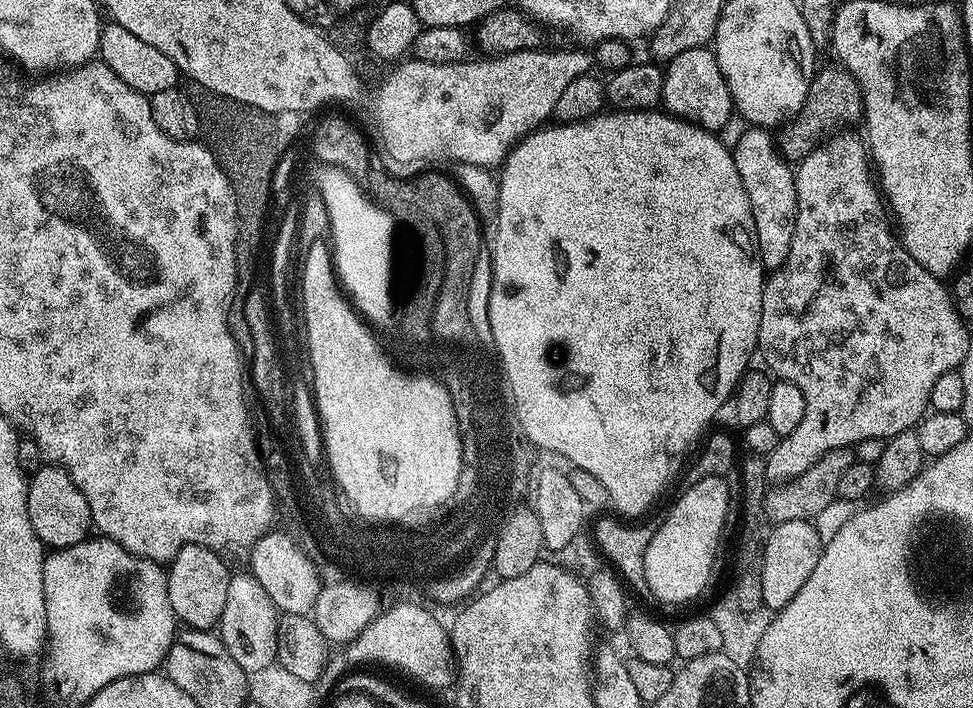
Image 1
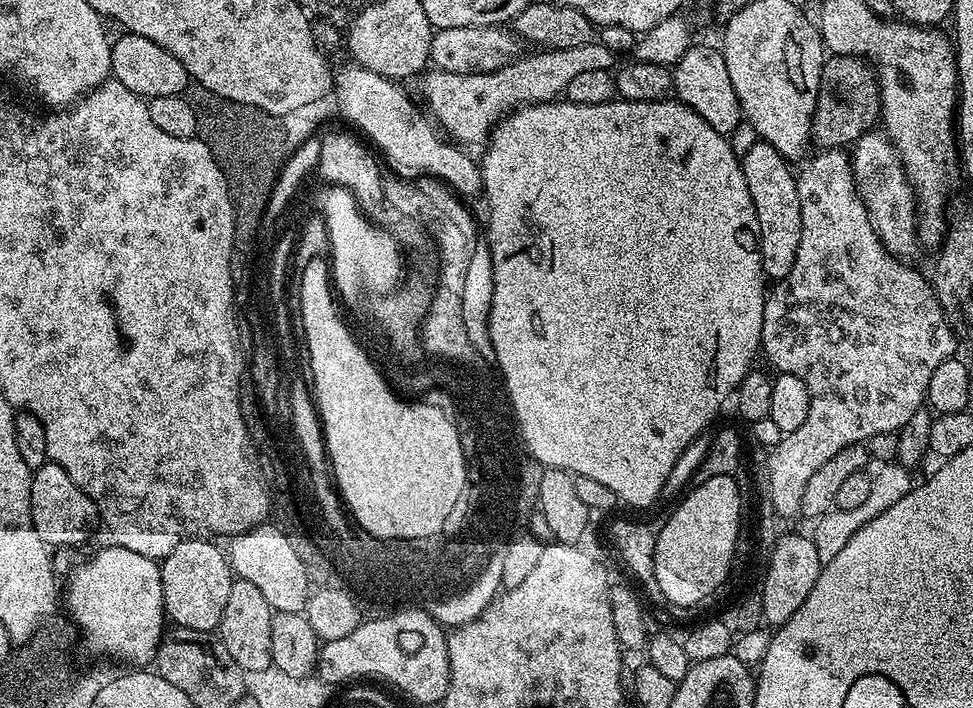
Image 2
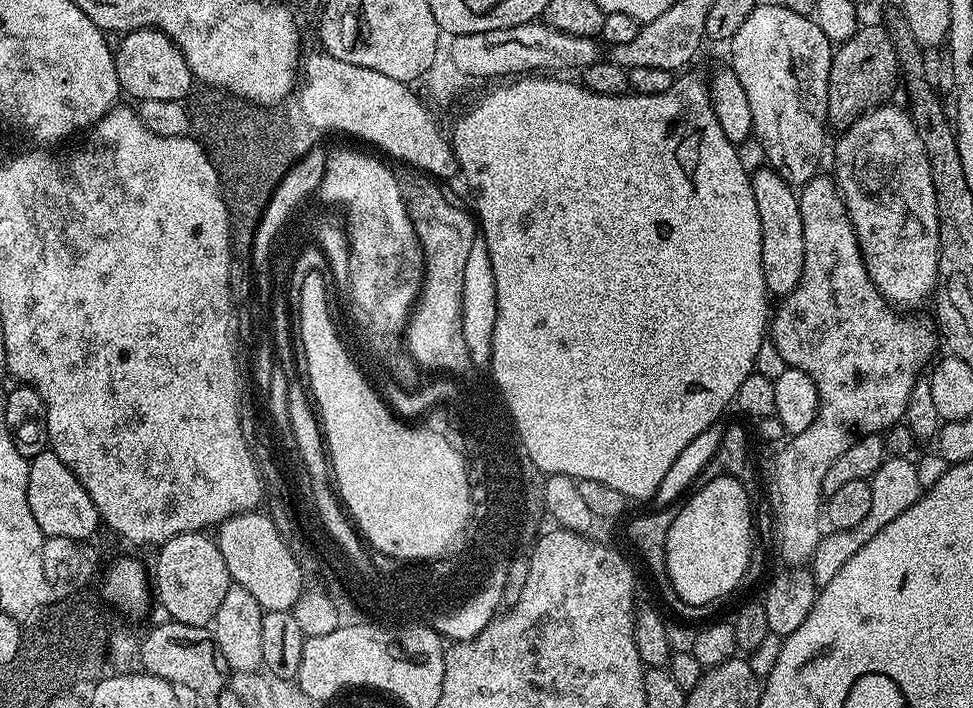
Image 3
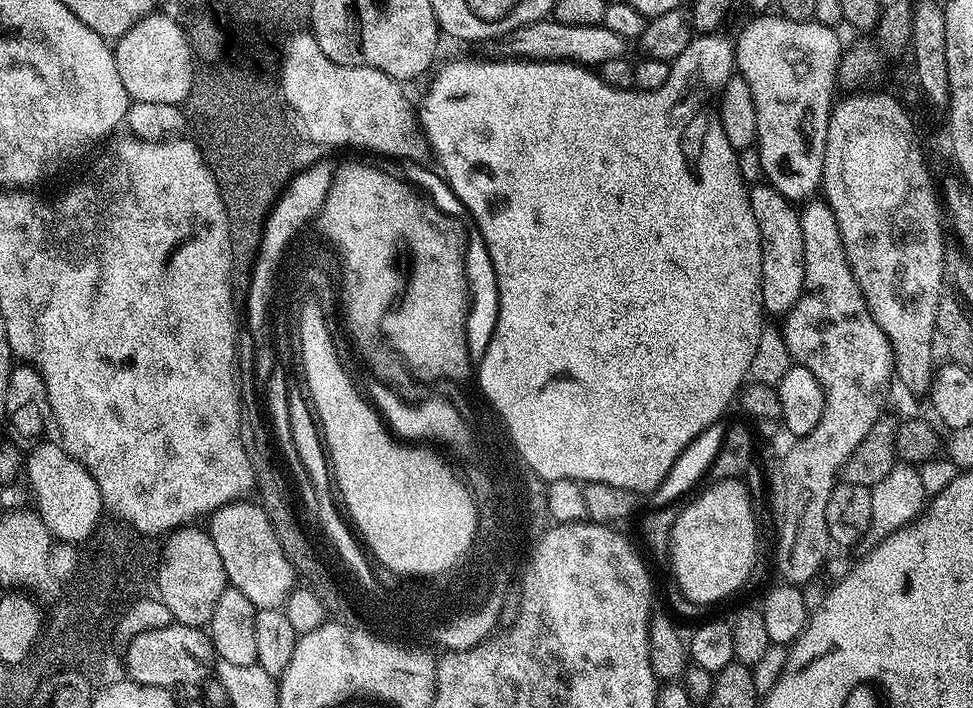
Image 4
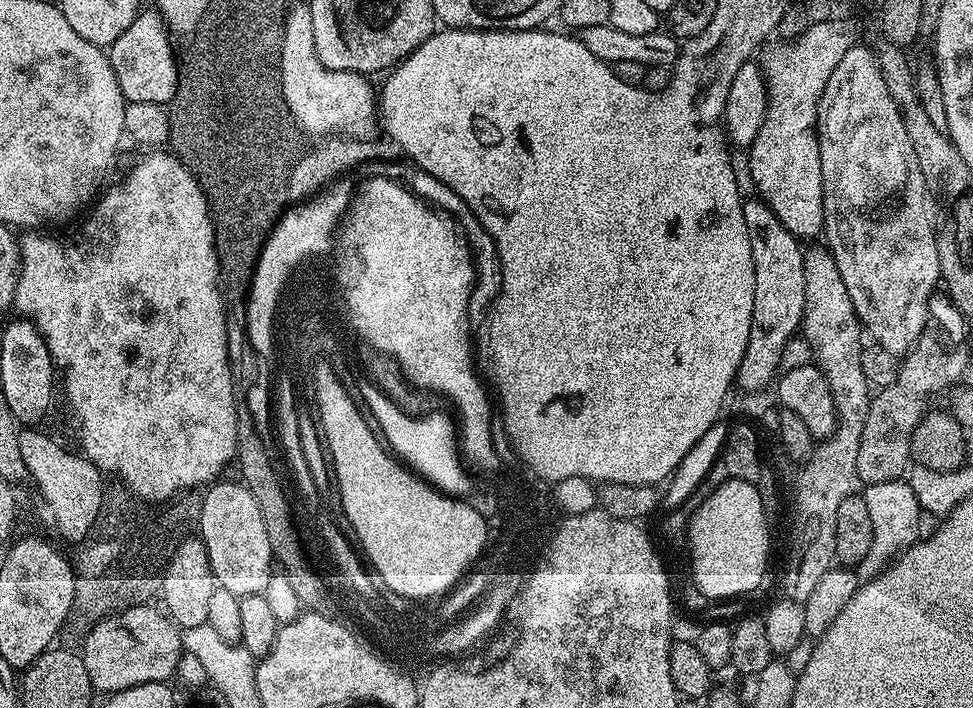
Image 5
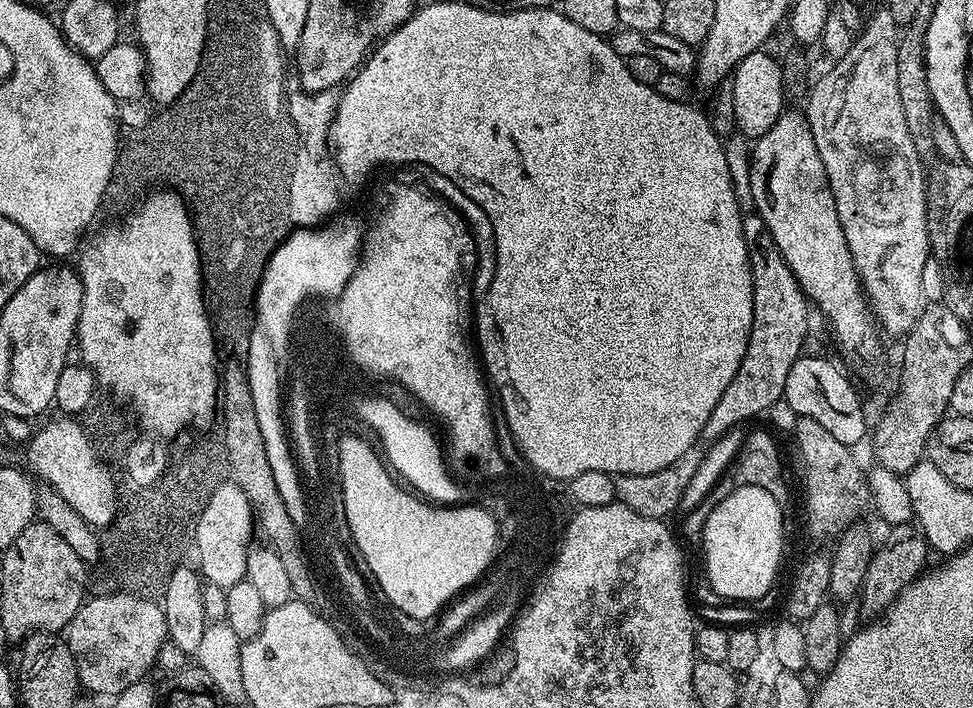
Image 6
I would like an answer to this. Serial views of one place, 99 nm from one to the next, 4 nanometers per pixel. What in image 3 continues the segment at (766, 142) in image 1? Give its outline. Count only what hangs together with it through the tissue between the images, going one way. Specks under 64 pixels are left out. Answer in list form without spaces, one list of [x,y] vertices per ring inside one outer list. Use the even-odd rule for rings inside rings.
[[[770,167],[760,168],[751,173],[751,177],[754,203],[758,205],[758,222],[762,222],[762,274],[769,293],[783,298],[794,290],[794,286],[798,286],[798,278],[802,278],[806,242],[802,234],[800,197],[797,189]]]

